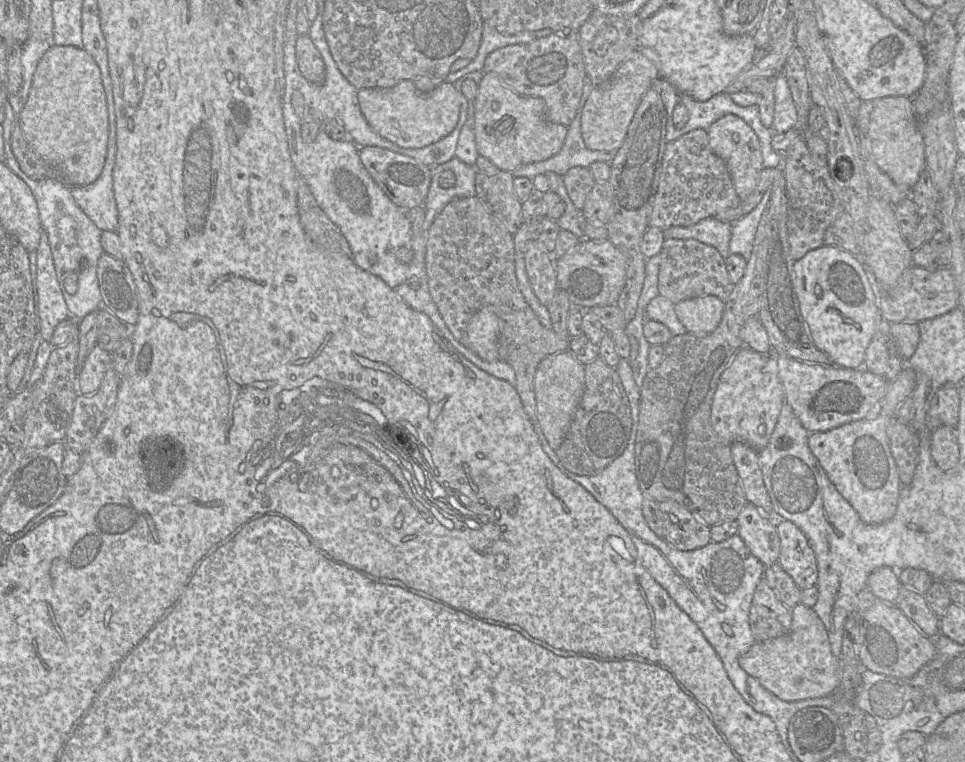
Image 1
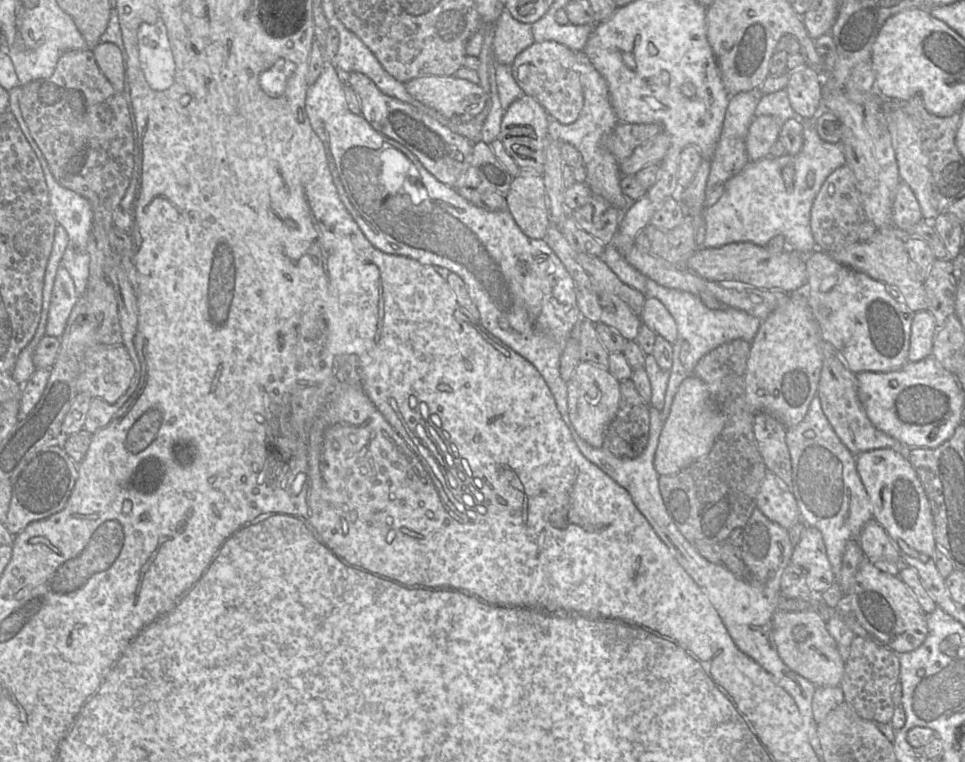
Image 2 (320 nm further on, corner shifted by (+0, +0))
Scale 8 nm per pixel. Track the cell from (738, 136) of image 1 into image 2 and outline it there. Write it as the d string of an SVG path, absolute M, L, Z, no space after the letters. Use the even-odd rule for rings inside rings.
M756 116L746 137L746 150L750 161L769 156L774 143L779 139L781 127L772 116Z

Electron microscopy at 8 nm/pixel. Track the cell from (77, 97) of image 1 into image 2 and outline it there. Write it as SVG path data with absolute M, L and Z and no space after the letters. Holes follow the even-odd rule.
M99 43L92 48L96 63L113 88L122 93L124 89L124 61L118 46Z

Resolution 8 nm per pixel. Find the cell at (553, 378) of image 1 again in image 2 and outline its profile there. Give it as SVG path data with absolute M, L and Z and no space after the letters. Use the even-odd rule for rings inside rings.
M581 361L567 381L569 420L578 436L594 448L602 447L606 430L615 418L620 402L620 381L608 369Z

